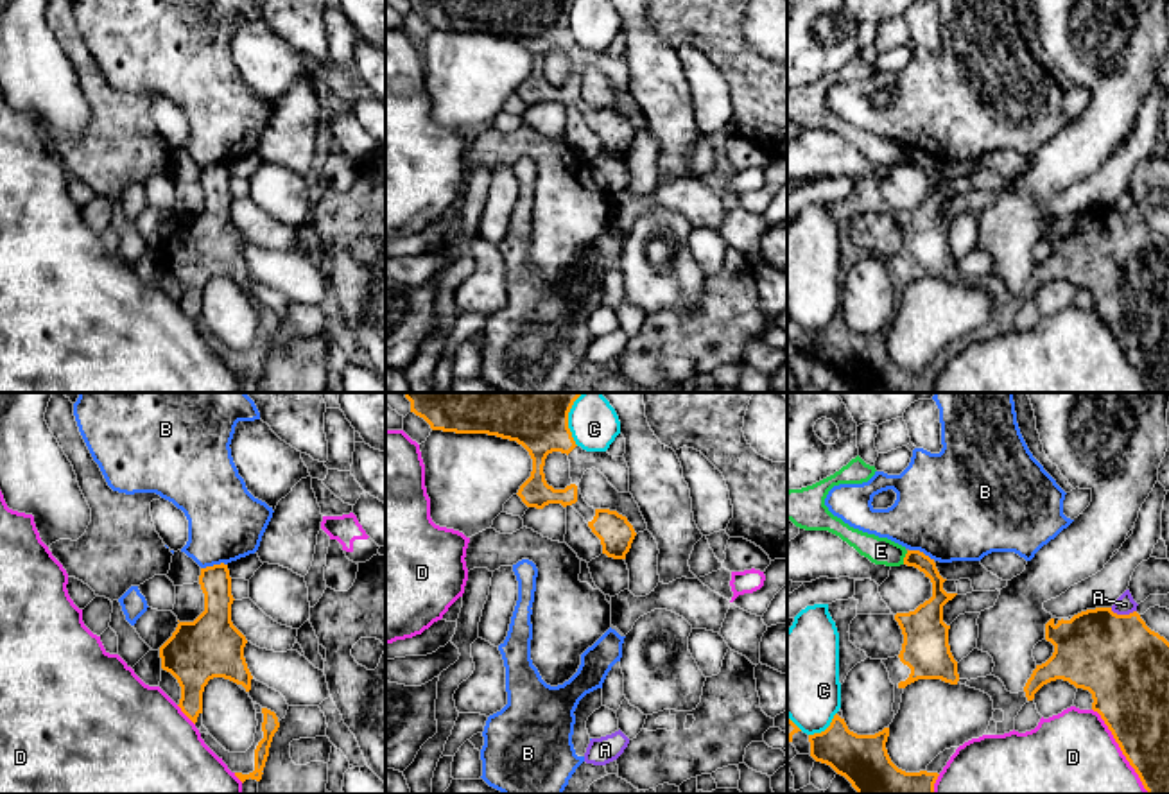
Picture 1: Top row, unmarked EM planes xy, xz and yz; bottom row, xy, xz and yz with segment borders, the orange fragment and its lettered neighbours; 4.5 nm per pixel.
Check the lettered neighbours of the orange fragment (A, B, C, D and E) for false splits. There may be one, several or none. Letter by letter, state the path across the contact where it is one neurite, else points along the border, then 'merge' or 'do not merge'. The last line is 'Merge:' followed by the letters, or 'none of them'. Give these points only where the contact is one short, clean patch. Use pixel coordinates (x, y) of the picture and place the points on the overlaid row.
A: do not merge
B: do not merge
C: do not merge
D: do not merge
E: border yz (908, 551), (902, 563); do not merge
Merge: none of them

